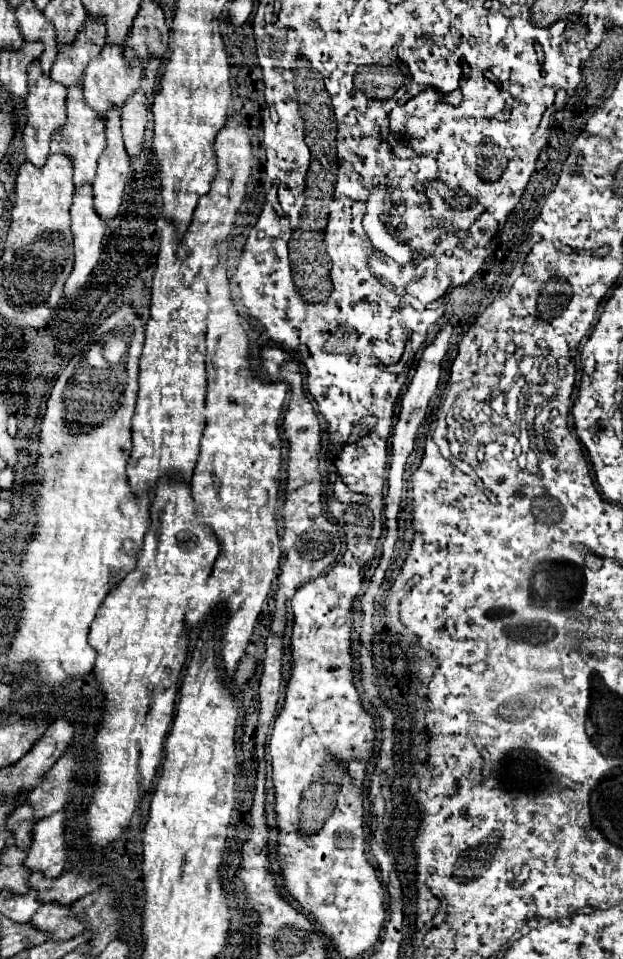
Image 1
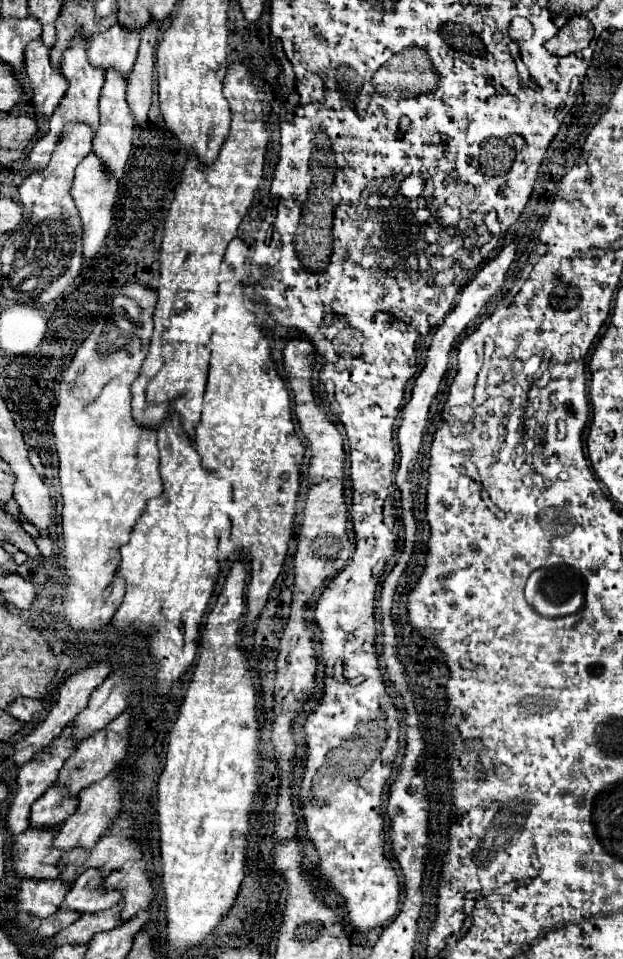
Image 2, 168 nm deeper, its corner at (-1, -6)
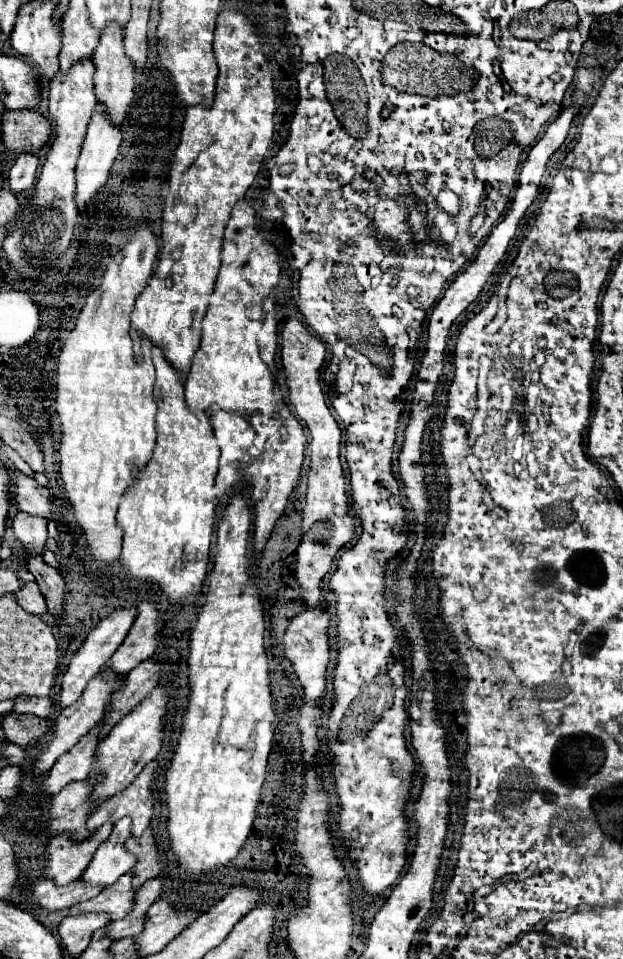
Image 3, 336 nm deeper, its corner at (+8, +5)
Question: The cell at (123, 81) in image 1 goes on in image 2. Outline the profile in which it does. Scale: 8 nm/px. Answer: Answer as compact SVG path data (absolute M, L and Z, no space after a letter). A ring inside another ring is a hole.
M114 24L106 32L88 38L88 58L102 68L116 66L124 76L130 74L140 46L140 32L132 32Z

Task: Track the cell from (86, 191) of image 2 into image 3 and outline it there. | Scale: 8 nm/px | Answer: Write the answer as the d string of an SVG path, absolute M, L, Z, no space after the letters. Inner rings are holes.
M101 105L95 107L95 113L91 117L91 123L87 127L87 135L85 141L81 145L81 155L77 161L77 169L75 169L75 179L77 179L77 189L75 189L75 203L79 209L85 209L89 205L89 201L97 195L97 191L105 185L105 181L111 175L111 167L113 161L119 155L119 145L121 145L121 131L115 129L109 121L107 115L103 111Z

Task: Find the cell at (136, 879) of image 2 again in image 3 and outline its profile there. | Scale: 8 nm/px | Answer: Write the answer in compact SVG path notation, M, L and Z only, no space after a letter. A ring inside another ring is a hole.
M147 829L141 837L129 837L129 841L131 843L127 843L127 849L137 857L133 879L133 889L137 891L145 881L155 879L159 875L159 857L151 829Z

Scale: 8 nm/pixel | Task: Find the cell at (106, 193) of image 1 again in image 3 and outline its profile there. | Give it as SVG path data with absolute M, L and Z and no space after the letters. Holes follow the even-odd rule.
M107 25L107 29L101 35L101 41L93 53L93 65L95 65L95 95L97 95L97 103L105 105L105 113L109 117L109 121L115 127L121 127L127 107L133 101L133 89L135 89L135 69L133 63L127 59L125 51L123 51L123 31L119 29L119 25Z

